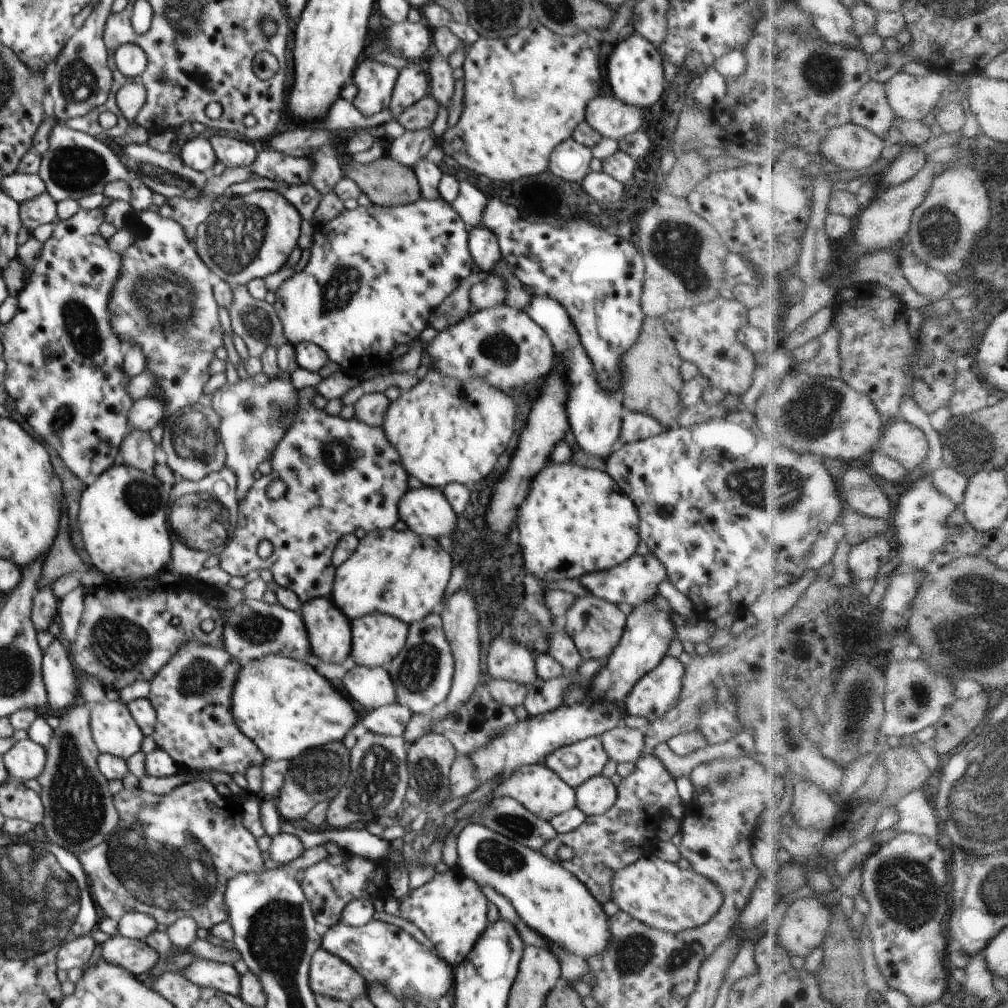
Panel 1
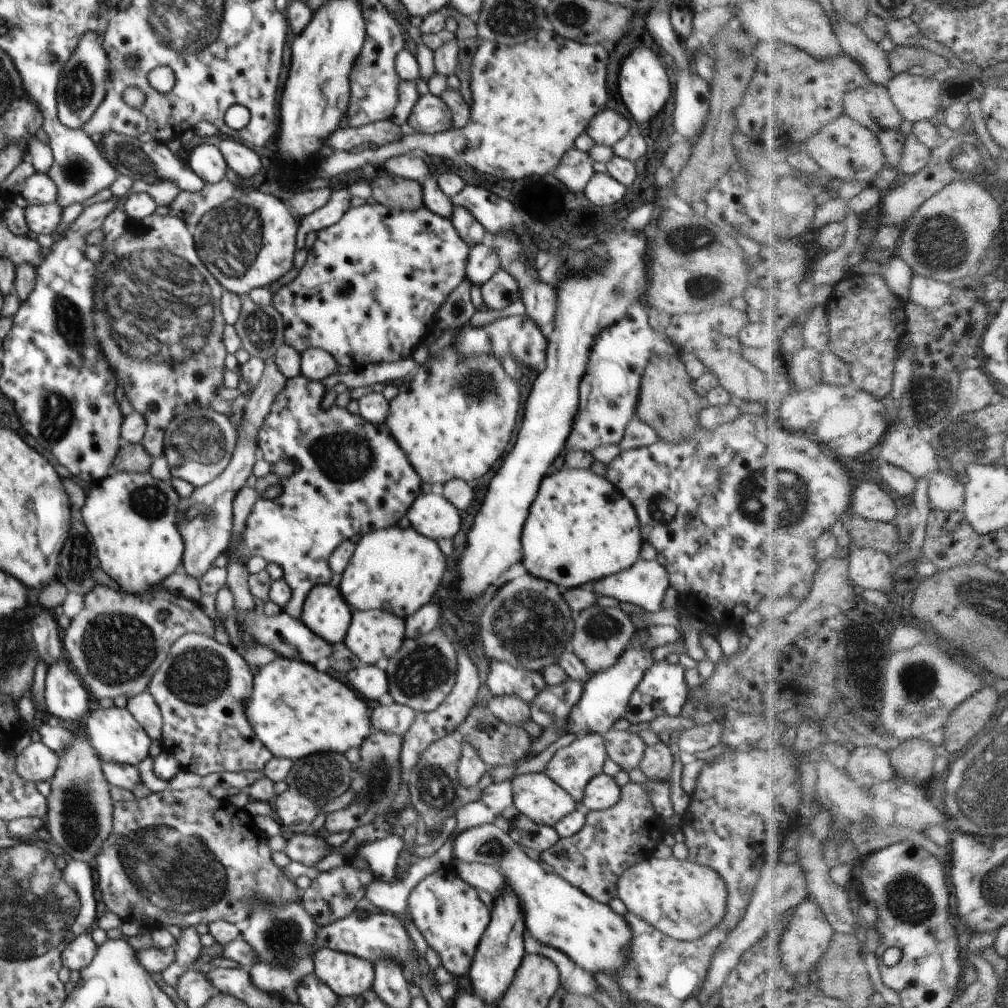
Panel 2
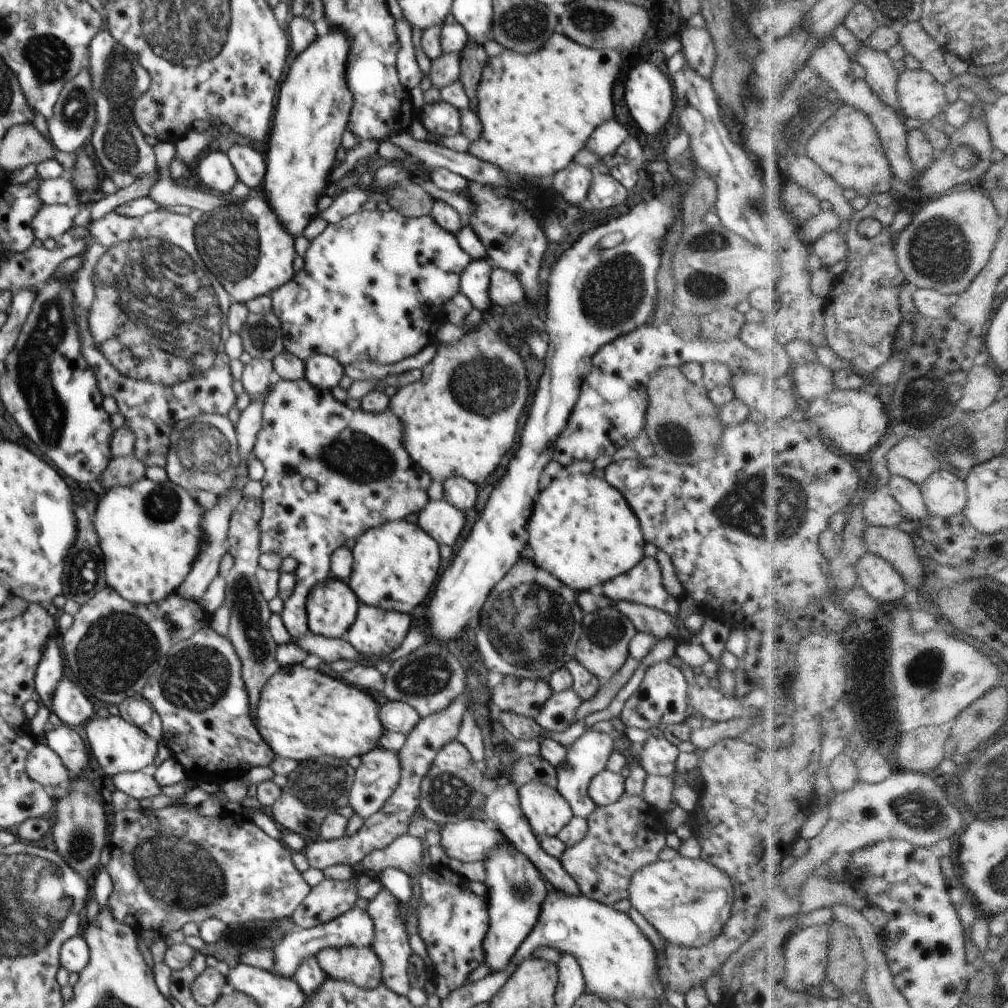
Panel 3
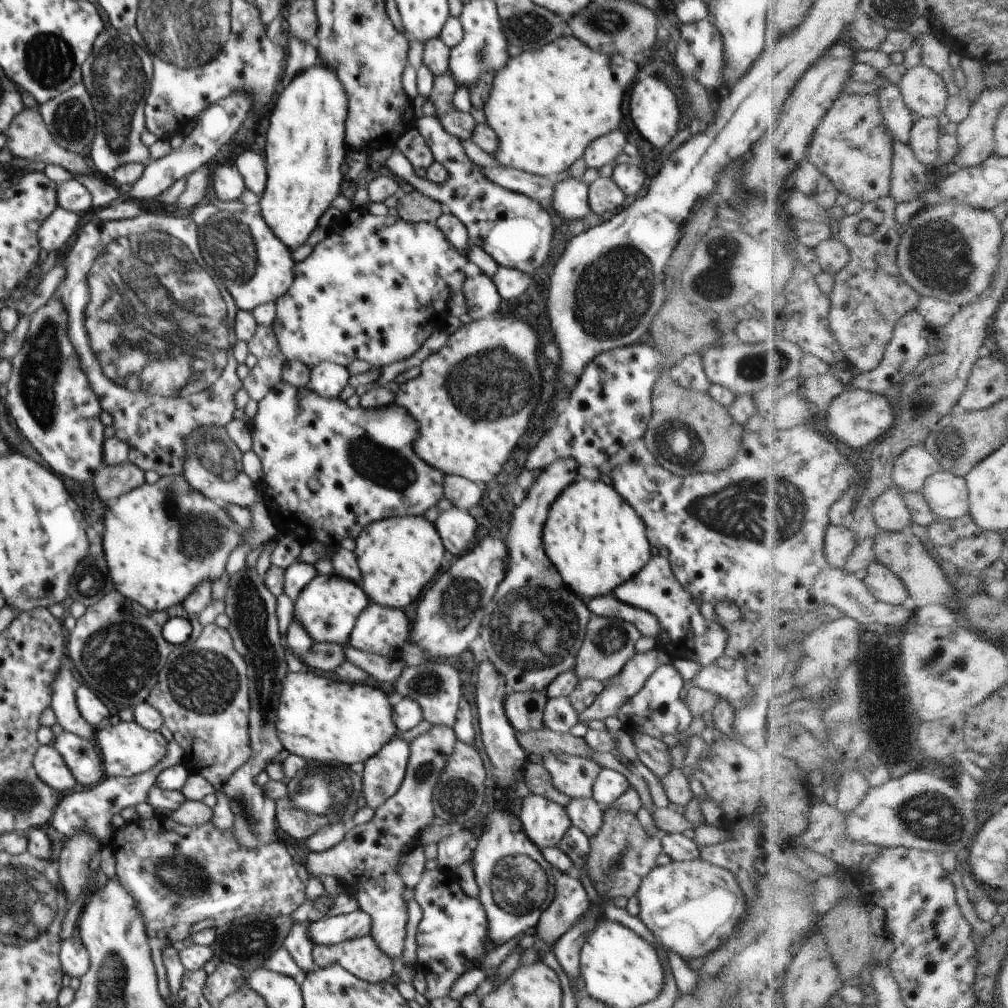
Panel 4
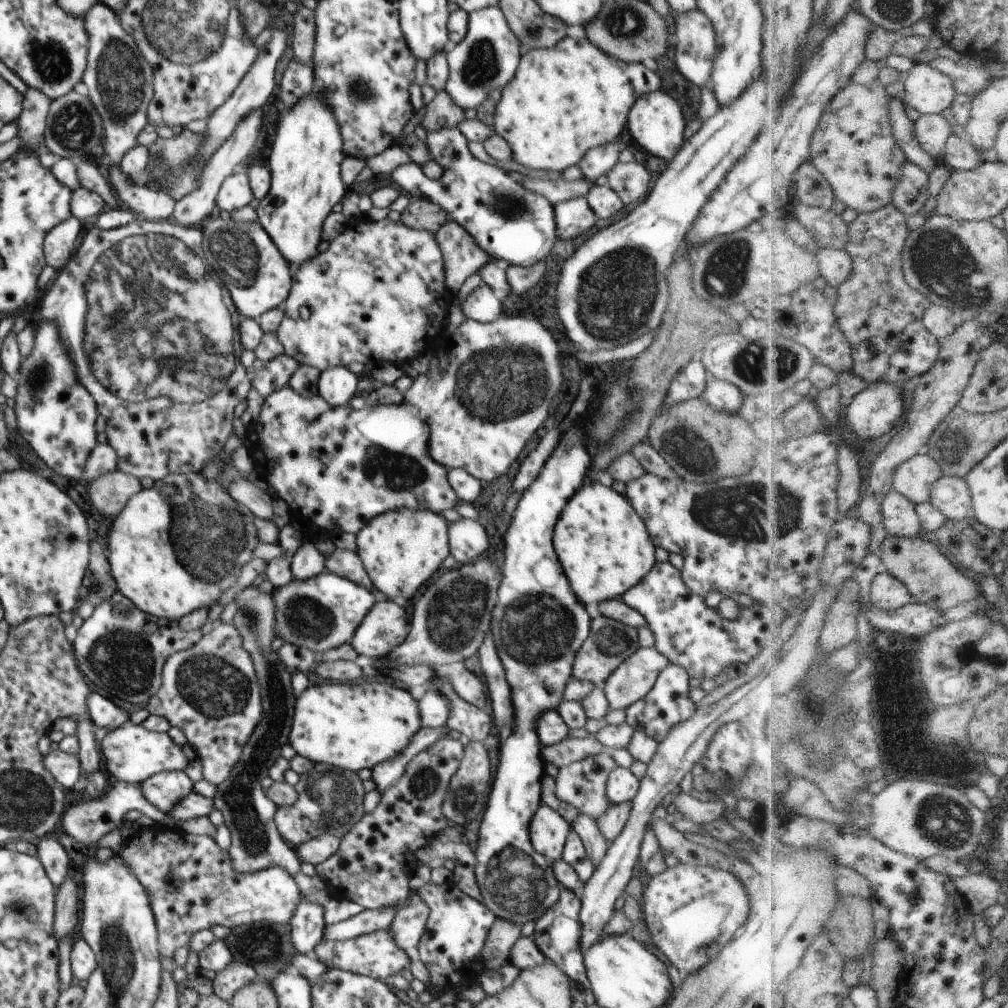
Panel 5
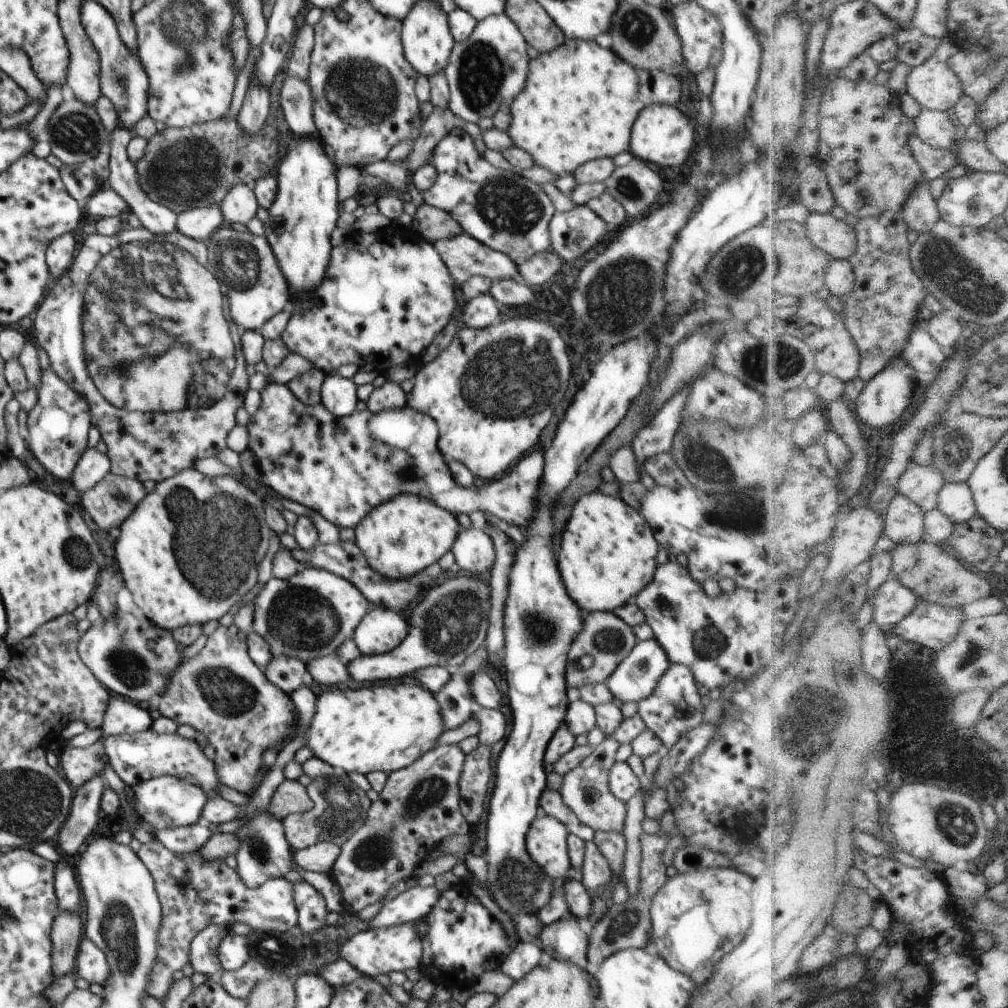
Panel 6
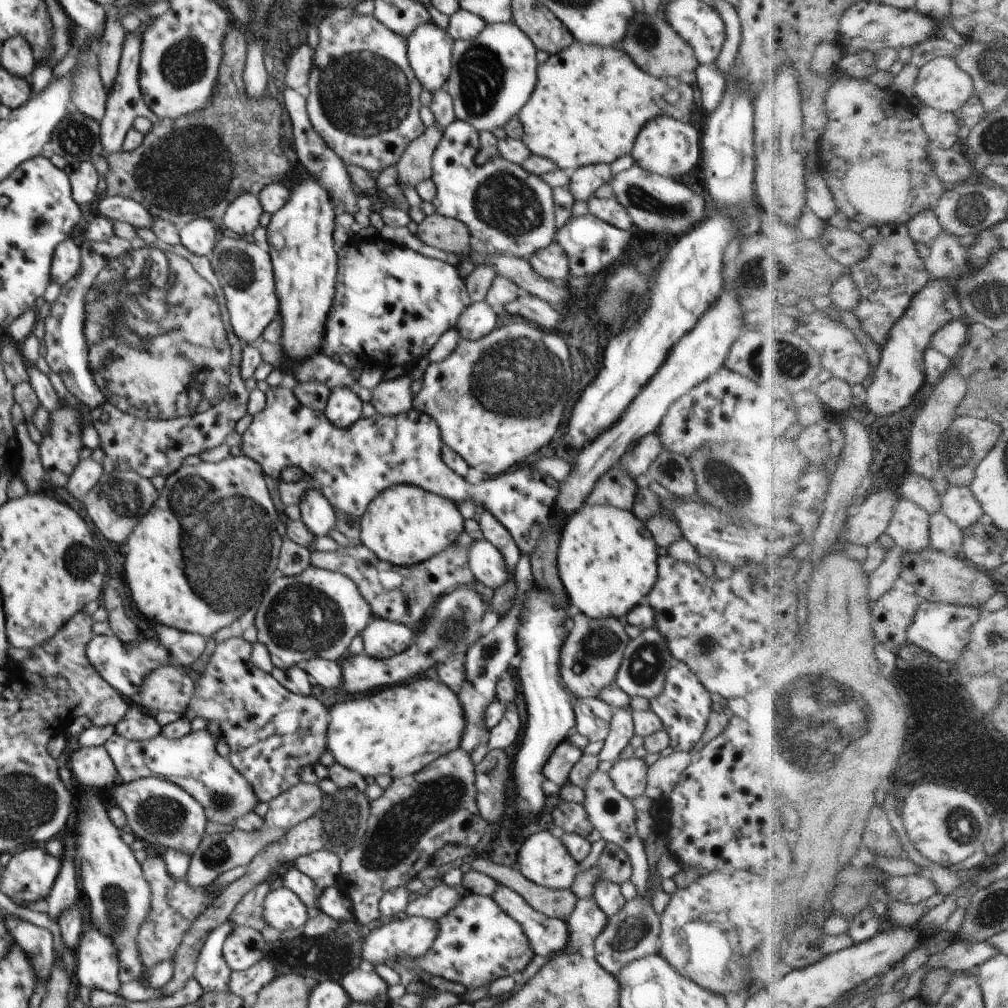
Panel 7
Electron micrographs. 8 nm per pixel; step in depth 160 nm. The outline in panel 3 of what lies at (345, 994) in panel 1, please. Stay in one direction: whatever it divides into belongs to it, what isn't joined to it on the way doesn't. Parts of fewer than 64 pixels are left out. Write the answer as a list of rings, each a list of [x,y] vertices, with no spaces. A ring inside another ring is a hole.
[[[371,946],[325,948],[315,957],[327,976],[336,980],[347,980],[365,989],[383,982],[382,963]]]

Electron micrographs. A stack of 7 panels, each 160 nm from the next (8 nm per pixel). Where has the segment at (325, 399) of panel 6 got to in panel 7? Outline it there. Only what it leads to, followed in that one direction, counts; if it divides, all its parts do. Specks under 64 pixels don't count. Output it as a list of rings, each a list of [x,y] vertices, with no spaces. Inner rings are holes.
[[[336,387],[331,390],[326,408],[326,418],[339,429],[347,429],[362,417],[363,401],[358,397],[356,389]]]

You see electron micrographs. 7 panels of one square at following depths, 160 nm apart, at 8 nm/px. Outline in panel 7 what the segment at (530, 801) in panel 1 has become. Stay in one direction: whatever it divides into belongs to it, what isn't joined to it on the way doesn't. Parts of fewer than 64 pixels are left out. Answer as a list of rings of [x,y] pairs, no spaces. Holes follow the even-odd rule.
[[[545,830],[526,837],[526,840],[518,846],[517,867],[528,880],[537,885],[554,890],[570,889],[574,877],[580,871],[572,855],[566,850],[558,837],[558,832]]]

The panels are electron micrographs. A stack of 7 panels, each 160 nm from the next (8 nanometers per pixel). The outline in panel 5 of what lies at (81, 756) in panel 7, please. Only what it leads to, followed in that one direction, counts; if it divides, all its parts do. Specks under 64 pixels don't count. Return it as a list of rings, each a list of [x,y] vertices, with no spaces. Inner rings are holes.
[[[62,749],[50,750],[49,754],[43,757],[45,767],[52,773],[59,785],[63,788],[75,788],[81,784],[80,778],[83,774],[81,771],[81,762],[77,754],[64,752]]]

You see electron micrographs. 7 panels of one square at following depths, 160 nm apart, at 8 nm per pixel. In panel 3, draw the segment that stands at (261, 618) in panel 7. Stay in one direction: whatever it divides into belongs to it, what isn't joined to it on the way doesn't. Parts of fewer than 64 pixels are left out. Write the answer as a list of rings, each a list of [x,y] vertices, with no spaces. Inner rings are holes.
[[[334,576],[315,584],[306,599],[307,623],[310,632],[333,639],[342,639],[354,624],[359,606],[354,591]]]

